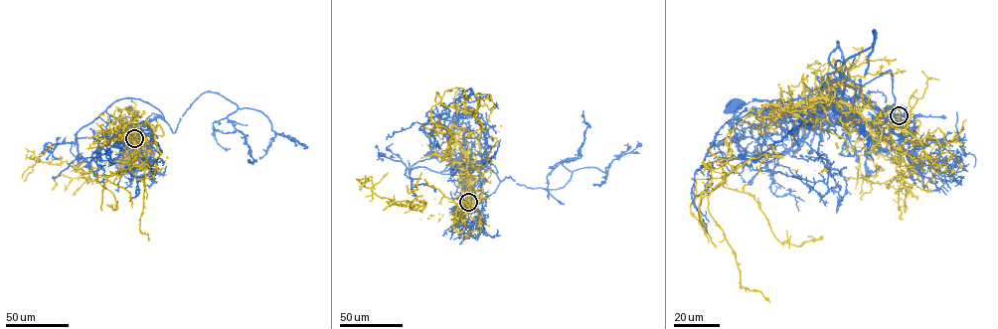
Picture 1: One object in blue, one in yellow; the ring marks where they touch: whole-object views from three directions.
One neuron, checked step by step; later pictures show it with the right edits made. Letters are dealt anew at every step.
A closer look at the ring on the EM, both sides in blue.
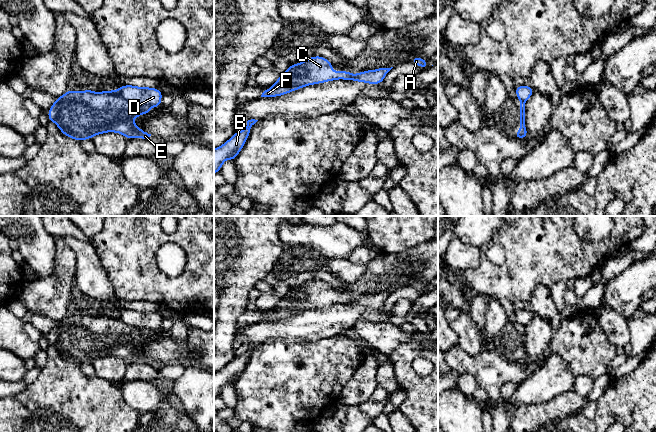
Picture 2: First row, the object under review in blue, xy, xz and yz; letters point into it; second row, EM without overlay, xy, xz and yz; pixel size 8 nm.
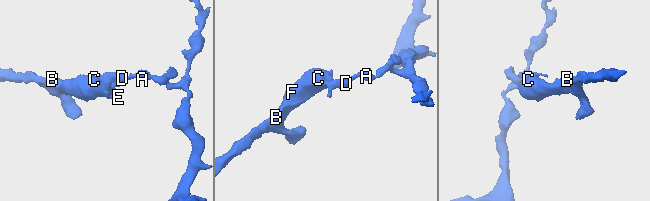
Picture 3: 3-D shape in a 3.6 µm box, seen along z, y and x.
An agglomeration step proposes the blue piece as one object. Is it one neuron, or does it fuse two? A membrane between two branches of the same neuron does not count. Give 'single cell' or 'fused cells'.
fused cells

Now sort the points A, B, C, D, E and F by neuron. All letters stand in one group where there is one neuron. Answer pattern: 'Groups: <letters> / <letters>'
Groups: A D / B C E F

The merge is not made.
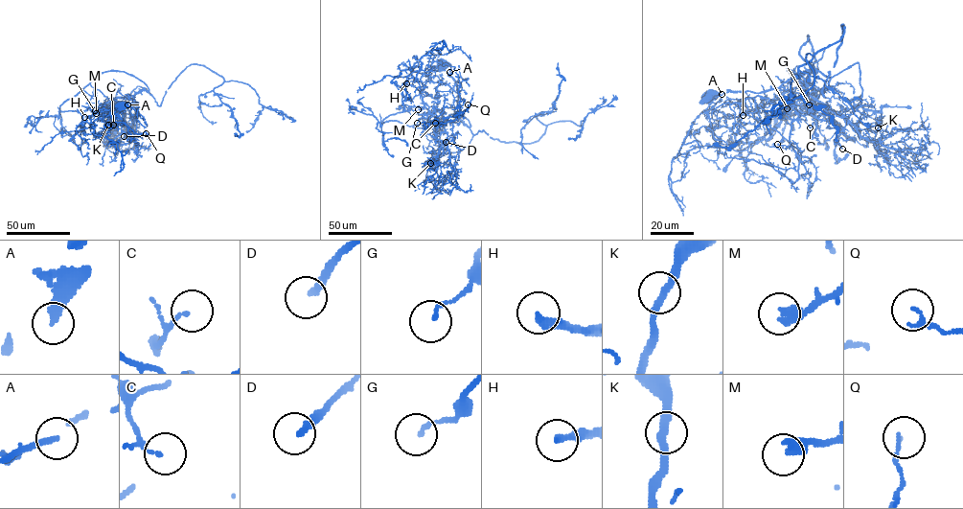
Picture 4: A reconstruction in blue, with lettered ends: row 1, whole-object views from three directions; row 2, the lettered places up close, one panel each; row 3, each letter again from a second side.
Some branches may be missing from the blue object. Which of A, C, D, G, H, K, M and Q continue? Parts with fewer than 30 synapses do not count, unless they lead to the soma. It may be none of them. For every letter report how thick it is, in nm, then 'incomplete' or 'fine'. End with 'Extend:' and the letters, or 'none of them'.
A: 260 nm thick; fine
C: 80 nm thick; fine
D: 240 nm thick; incomplete
G: 150 nm thick; fine
H: 260 nm thick; incomplete
K: 280 nm thick; fine
M: 440 nm thick; incomplete
Q: 130 nm thick; fine
Extend: D, H, M

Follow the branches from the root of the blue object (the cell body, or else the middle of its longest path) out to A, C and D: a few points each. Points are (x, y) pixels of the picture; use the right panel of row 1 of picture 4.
A: (710, 96), (722, 94)
C: (710, 96), (703, 112), (714, 109), (729, 119), (779, 99), (792, 105), (788, 113), (816, 116), (810, 127)
D: (710, 96), (703, 112), (714, 109), (731, 119), (802, 87), (808, 111), (832, 122), (834, 141), (842, 149)

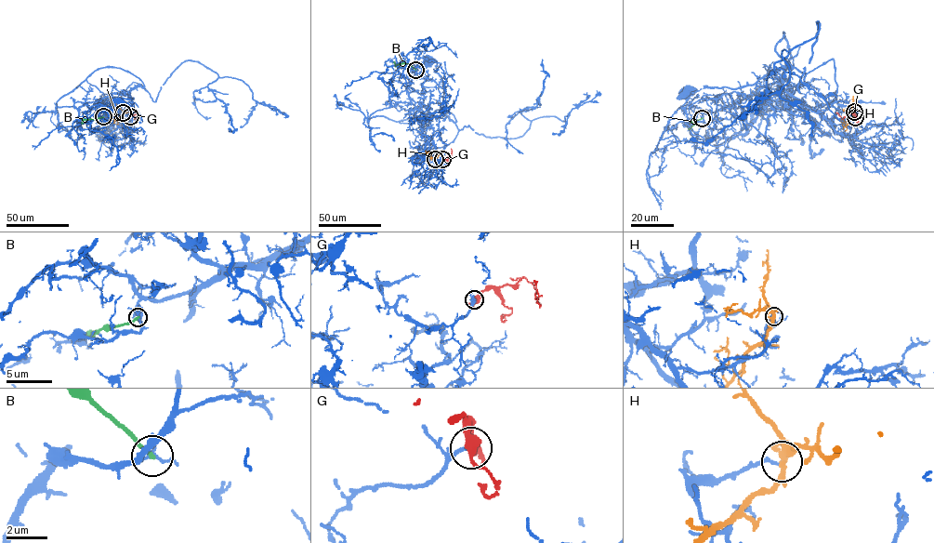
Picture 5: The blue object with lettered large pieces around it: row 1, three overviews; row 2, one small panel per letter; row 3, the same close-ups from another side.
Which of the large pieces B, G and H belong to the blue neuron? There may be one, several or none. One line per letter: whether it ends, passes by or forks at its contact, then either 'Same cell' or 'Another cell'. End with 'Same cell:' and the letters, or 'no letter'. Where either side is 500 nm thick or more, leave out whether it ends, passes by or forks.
B: It ends there. Another cell
G: It ends there. Same cell
H: It forks there. Another cell
Same cell: G

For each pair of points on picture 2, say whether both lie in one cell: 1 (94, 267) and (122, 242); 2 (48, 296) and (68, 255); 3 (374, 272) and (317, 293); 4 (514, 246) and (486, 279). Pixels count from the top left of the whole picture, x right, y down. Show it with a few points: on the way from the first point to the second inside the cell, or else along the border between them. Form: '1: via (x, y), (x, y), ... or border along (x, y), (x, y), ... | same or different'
1: border along (91, 243), (100, 255), (101, 265), (111, 282) | different
2: via (59, 288), (62, 285), (65, 266) | same
3: via (360, 286), (352, 292), (345, 294), (331, 294) | same
4: via (514, 256), (496, 275) | same

